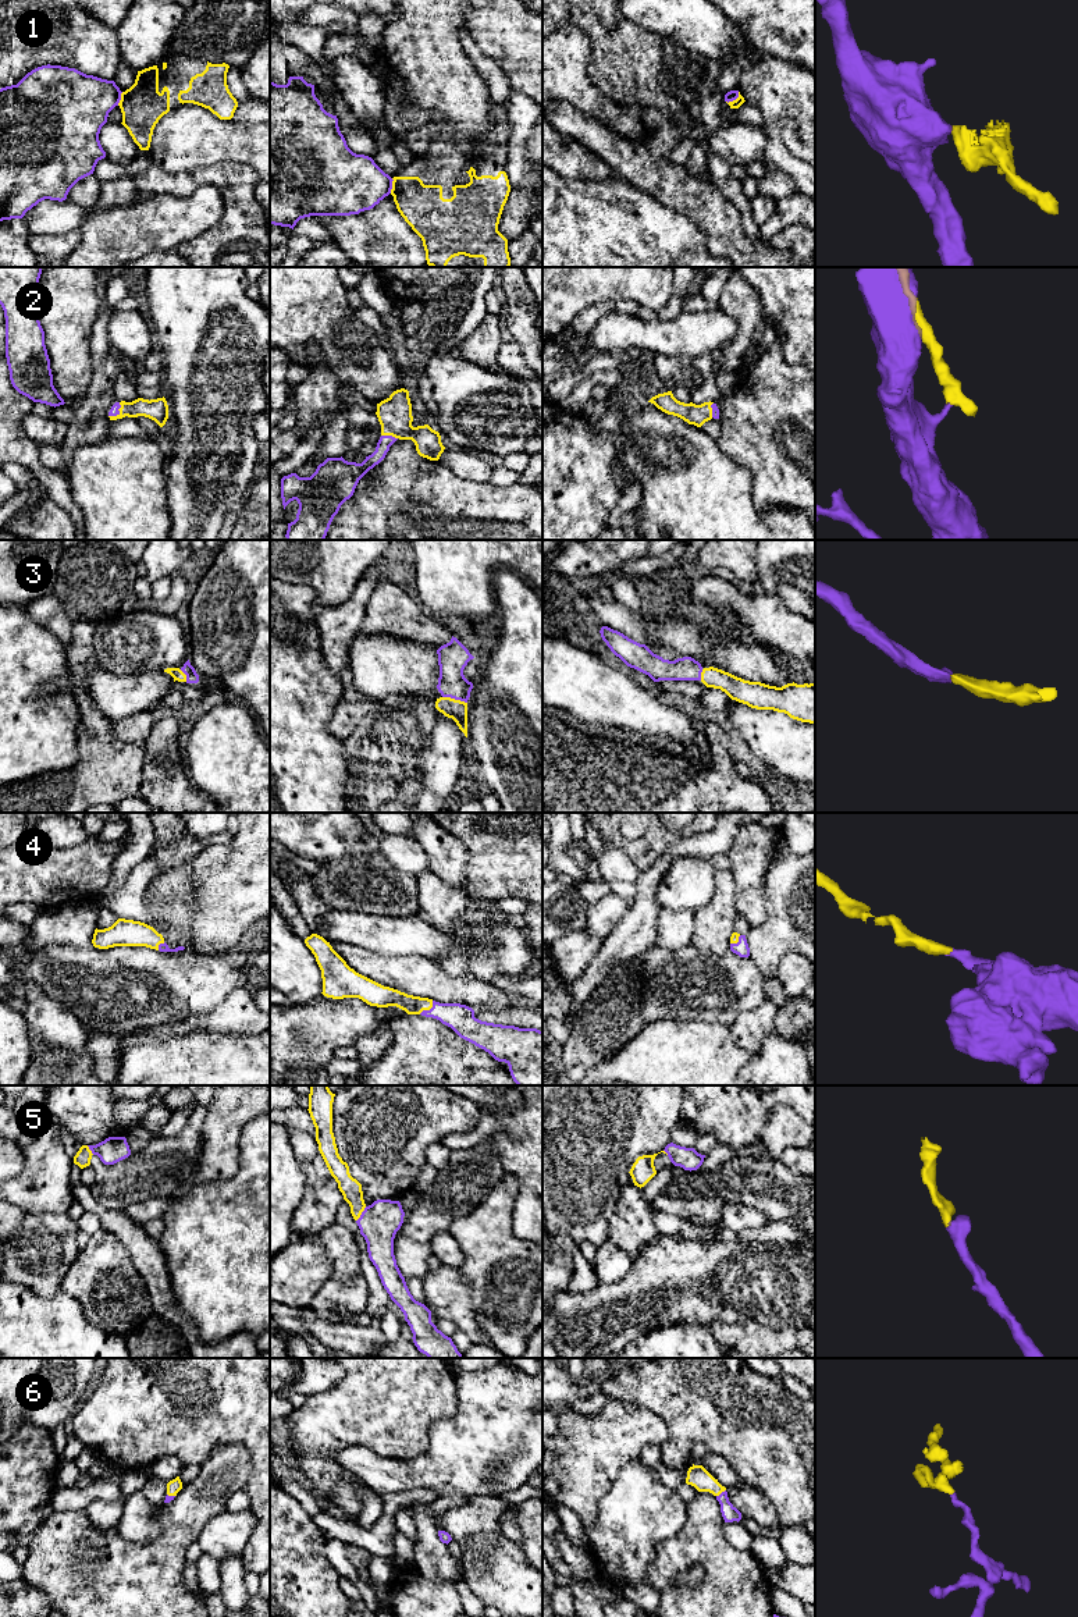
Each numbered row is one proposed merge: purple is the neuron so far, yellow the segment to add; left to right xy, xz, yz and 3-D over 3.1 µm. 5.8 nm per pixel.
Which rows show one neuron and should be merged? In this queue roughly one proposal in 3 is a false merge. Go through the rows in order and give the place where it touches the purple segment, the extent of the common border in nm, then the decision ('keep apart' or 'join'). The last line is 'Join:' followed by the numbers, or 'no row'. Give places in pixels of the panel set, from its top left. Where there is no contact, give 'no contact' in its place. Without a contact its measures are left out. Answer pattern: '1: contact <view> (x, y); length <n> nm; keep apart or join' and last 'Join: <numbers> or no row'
1: contact yz (733, 99); length 100 nm; keep apart
2: contact xy (118, 412); length 110 nm; join
3: contact xz (455, 699); length 150 nm; join
4: contact xz (427, 1010); length 120 nm; join
5: contact xz (362, 1214); length 110 nm; join
6: contact yz (722, 1492); length 70 nm; join
Join: 2, 3, 4, 5, 6

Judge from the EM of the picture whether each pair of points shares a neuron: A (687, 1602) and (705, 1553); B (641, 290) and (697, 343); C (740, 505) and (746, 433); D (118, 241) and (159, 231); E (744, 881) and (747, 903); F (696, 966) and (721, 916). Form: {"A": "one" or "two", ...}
{"A": "one", "B": "two", "C": "two", "D": "one", "E": "one", "F": "two"}

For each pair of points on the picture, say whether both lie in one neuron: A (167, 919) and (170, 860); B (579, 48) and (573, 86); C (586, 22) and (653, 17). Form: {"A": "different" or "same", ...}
{"A": "different", "B": "same", "C": "different"}

